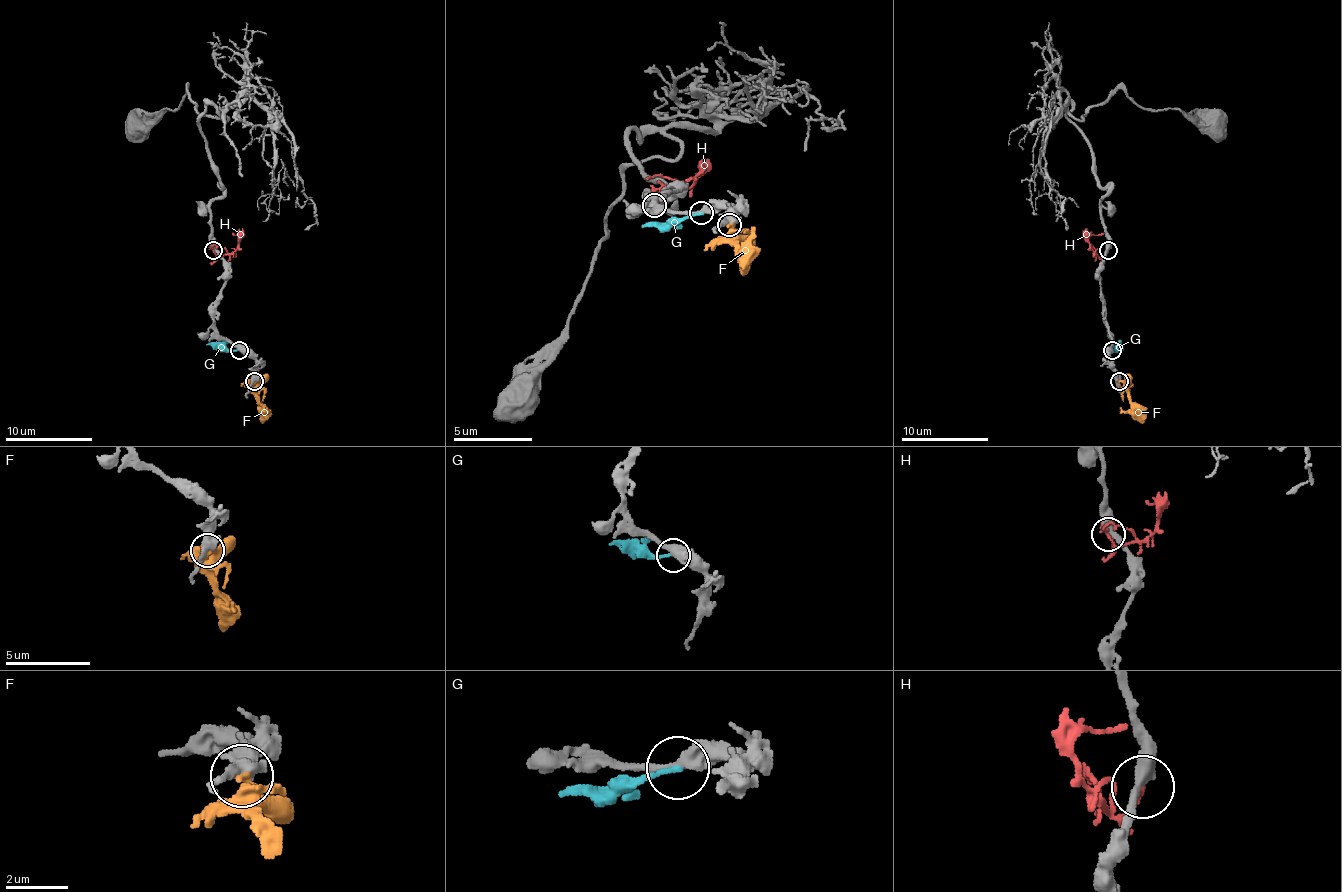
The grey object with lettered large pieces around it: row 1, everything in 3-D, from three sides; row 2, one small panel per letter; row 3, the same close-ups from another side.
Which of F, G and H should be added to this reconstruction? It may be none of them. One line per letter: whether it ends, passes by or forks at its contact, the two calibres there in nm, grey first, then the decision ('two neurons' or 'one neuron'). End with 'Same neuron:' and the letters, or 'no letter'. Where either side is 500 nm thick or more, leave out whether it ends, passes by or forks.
F: it ends; calibres 440 and 300 nm; two neurons
G: it ends; calibres 440 and 170 nm; two neurons
H: it ends; calibres 380 and 170 nm; two neurons
Same neuron: no letter

